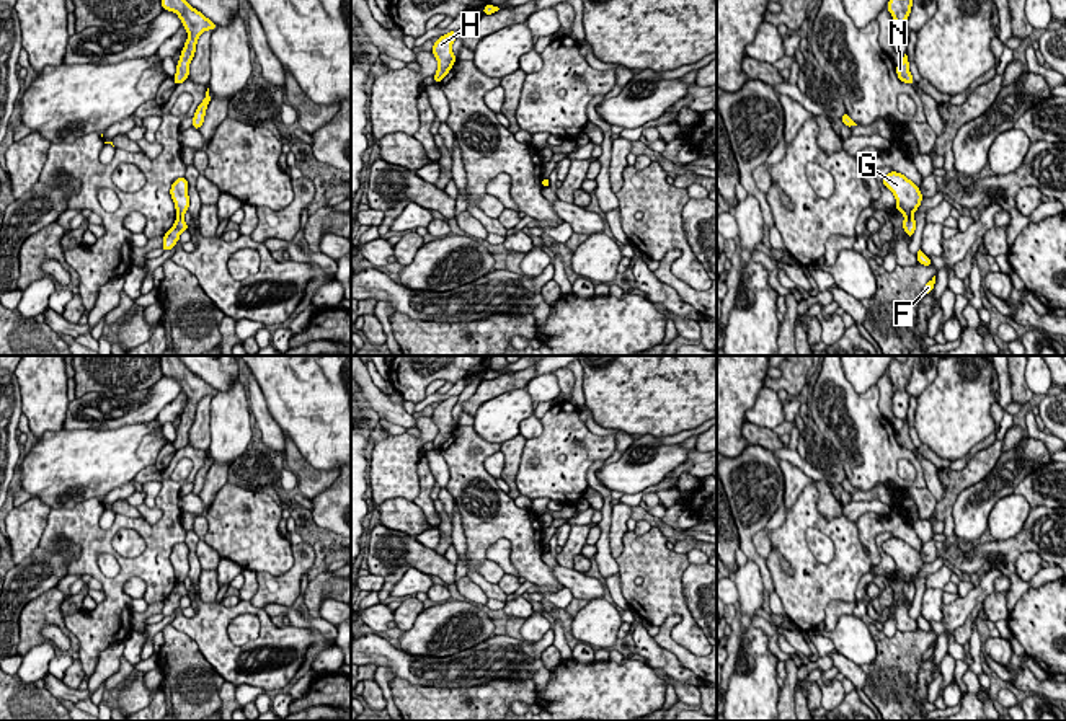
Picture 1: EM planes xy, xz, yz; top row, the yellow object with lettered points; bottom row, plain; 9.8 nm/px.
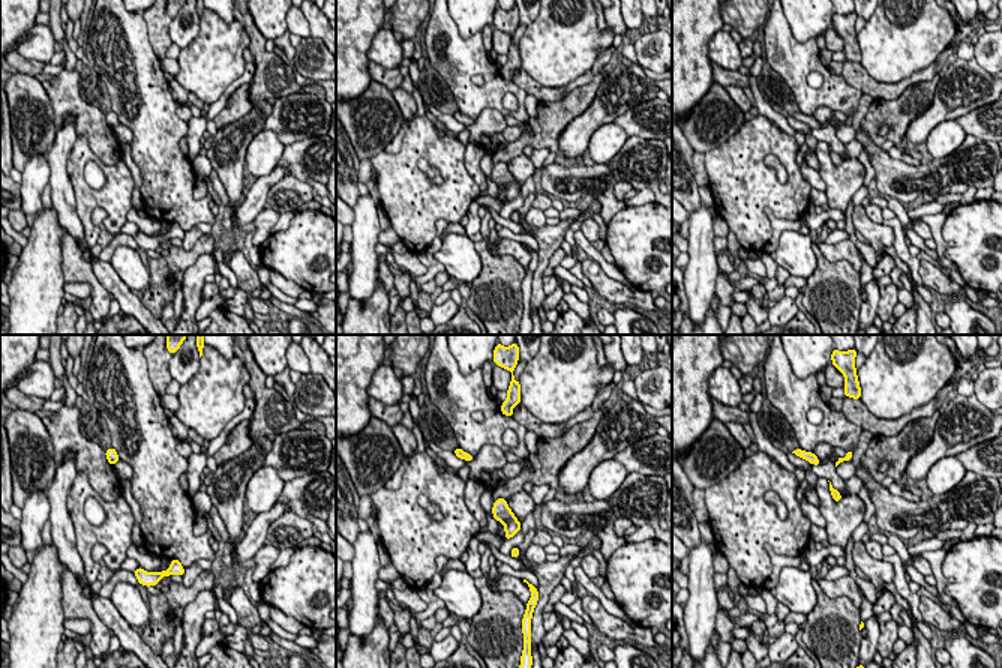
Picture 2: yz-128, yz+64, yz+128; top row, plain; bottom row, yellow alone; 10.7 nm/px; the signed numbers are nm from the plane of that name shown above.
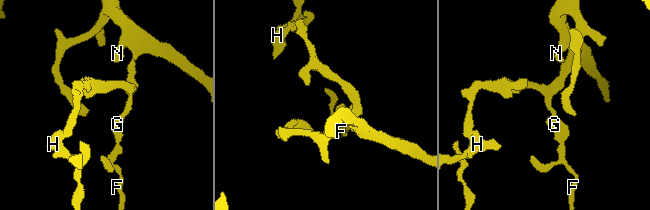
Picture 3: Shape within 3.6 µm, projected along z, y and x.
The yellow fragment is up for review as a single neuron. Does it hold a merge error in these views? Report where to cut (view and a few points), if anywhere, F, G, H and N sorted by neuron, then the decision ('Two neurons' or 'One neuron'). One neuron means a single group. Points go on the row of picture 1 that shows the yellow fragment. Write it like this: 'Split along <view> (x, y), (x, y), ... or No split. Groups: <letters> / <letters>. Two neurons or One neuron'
Split along yz (911, 214), (905, 217). Groups: F / G H N. Two neurons

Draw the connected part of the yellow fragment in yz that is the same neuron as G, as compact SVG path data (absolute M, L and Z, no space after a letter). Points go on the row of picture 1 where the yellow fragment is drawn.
M896 171L886 173L882 183L893 192L896 199L895 209L904 217L914 215L922 202L921 189L904 175Z

